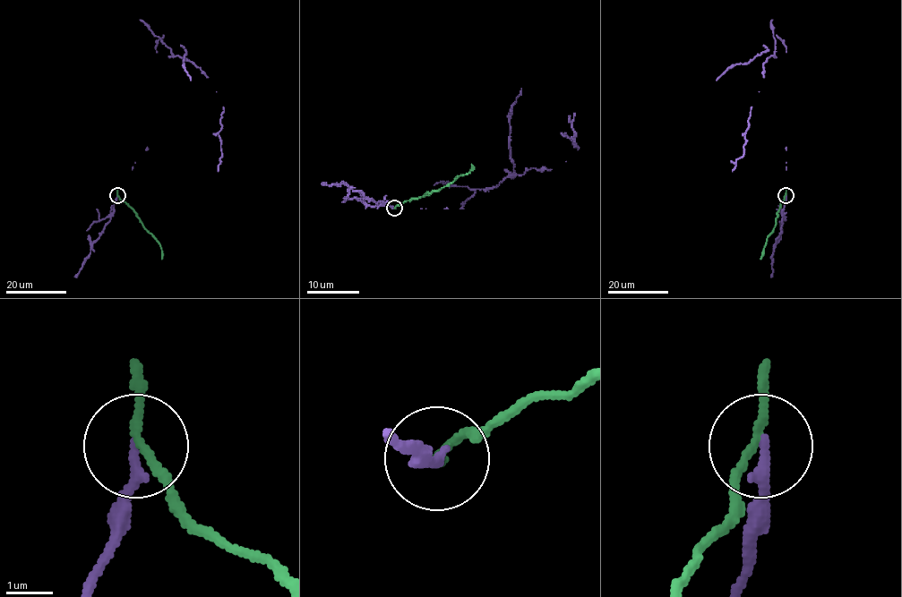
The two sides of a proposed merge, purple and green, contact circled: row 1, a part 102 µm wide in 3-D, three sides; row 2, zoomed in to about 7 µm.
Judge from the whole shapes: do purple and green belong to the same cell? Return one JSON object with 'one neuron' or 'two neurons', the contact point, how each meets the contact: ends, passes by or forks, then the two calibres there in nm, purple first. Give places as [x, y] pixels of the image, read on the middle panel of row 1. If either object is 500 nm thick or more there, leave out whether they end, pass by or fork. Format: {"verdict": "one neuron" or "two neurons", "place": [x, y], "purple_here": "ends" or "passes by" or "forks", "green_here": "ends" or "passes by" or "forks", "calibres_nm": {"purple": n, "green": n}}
{"verdict": "two neurons", "place": [394, 208], "purple_here": "ends", "green_here": "passes by", "calibres_nm": {"purple": 240, "green": 160}}

